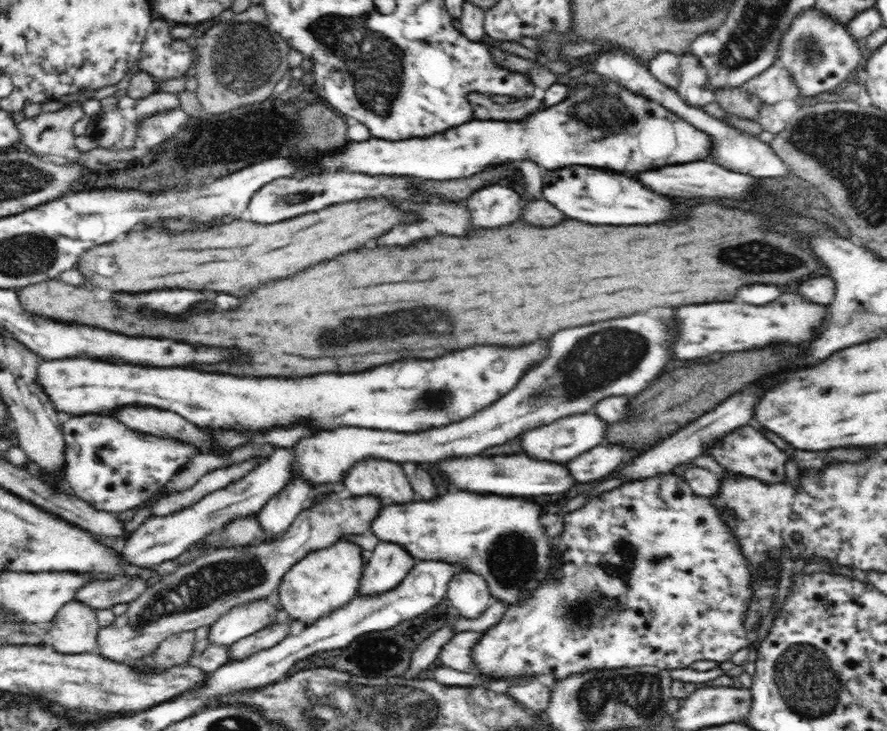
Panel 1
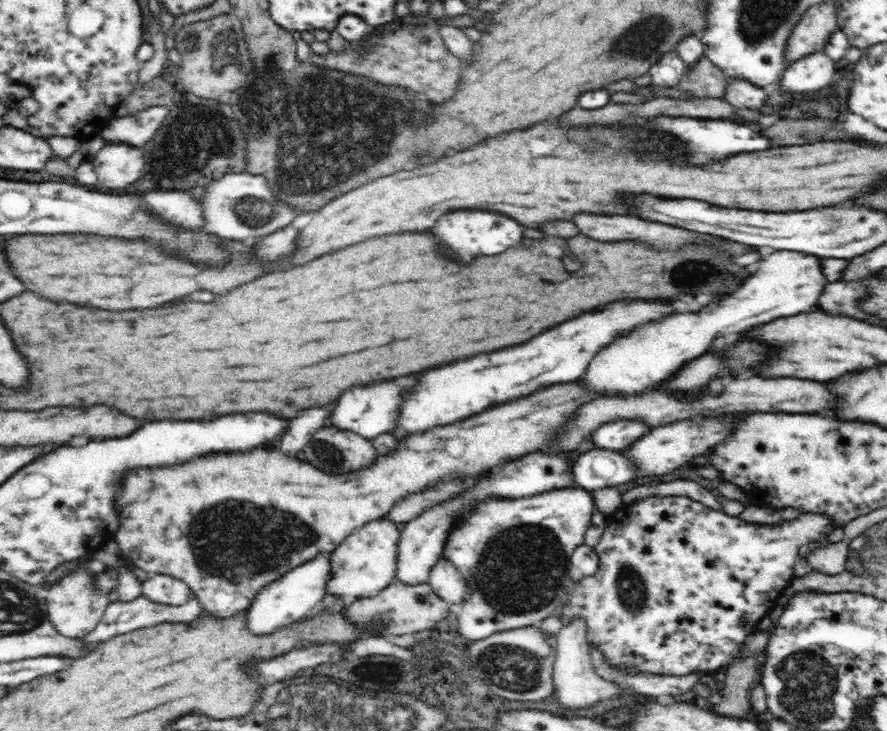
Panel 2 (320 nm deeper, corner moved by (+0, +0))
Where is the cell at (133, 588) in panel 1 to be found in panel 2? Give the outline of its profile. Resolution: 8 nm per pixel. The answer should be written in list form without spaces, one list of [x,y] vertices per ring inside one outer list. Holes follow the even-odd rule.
[[[150,575],[142,584],[142,595],[158,604],[182,606],[190,600],[193,592],[185,584],[170,575]]]

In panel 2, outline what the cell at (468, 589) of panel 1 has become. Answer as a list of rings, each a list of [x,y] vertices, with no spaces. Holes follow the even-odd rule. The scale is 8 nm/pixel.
[[[444,557],[432,566],[427,582],[438,597],[448,601],[456,609],[468,597],[468,586],[464,576]]]

